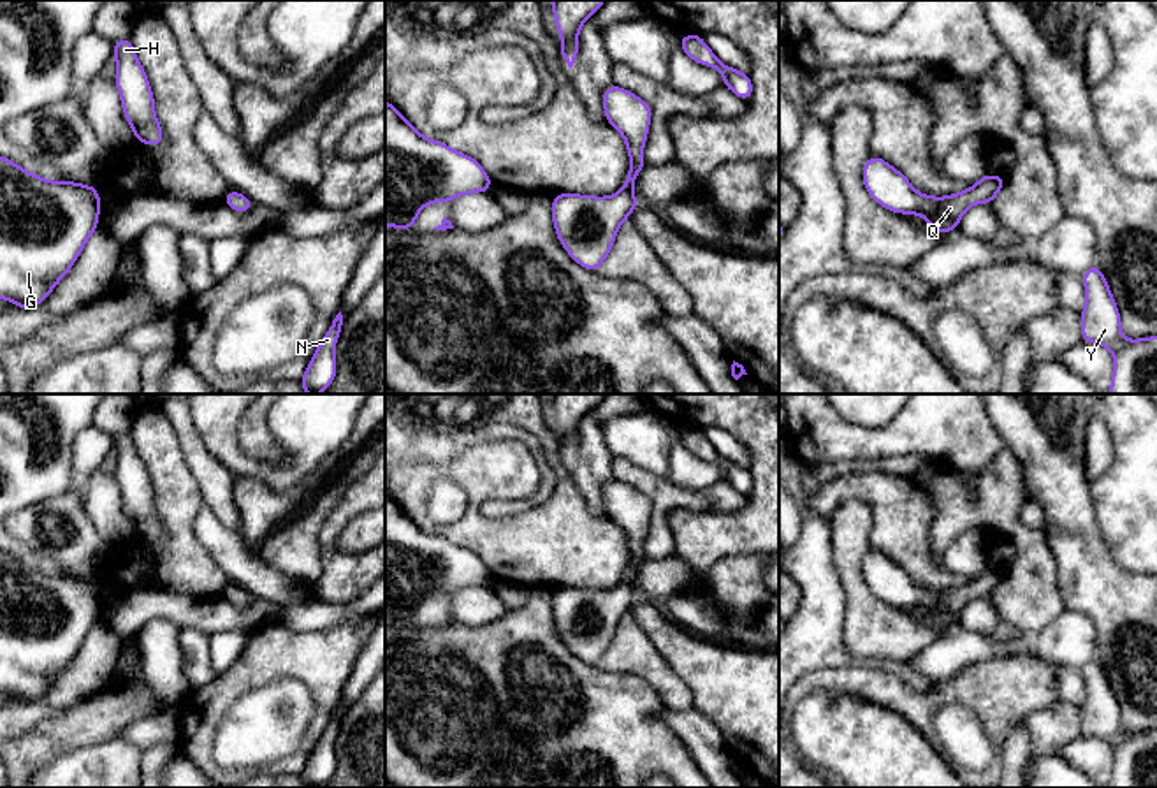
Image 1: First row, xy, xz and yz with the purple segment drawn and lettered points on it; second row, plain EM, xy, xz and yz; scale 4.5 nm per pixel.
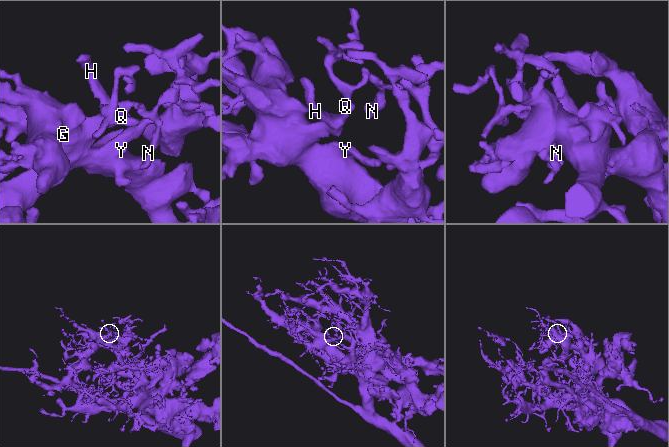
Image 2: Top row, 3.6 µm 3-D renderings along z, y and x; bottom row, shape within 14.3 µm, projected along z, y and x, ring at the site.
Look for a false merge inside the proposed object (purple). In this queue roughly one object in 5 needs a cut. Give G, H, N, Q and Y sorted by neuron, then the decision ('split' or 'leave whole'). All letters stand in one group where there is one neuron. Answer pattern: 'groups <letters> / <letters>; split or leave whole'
groups G H N Q Y; leave whole

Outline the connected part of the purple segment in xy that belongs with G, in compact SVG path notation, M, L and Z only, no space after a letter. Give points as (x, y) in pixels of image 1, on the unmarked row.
M0 551L0 693L37 702L97 624L100 602L98 582L47 575Z

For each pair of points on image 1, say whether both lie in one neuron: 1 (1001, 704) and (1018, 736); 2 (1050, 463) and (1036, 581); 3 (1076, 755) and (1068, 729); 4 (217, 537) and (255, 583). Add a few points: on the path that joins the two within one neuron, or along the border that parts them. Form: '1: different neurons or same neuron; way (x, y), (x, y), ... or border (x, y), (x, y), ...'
1: different neurons; border (1026, 723), (1008, 734), (997, 757)
2: different neurons; border (1041, 530), (1057, 569)
3: different neurons; border (1080, 734), (1054, 753)
4: same neuron; way (225, 547), (250, 572)

